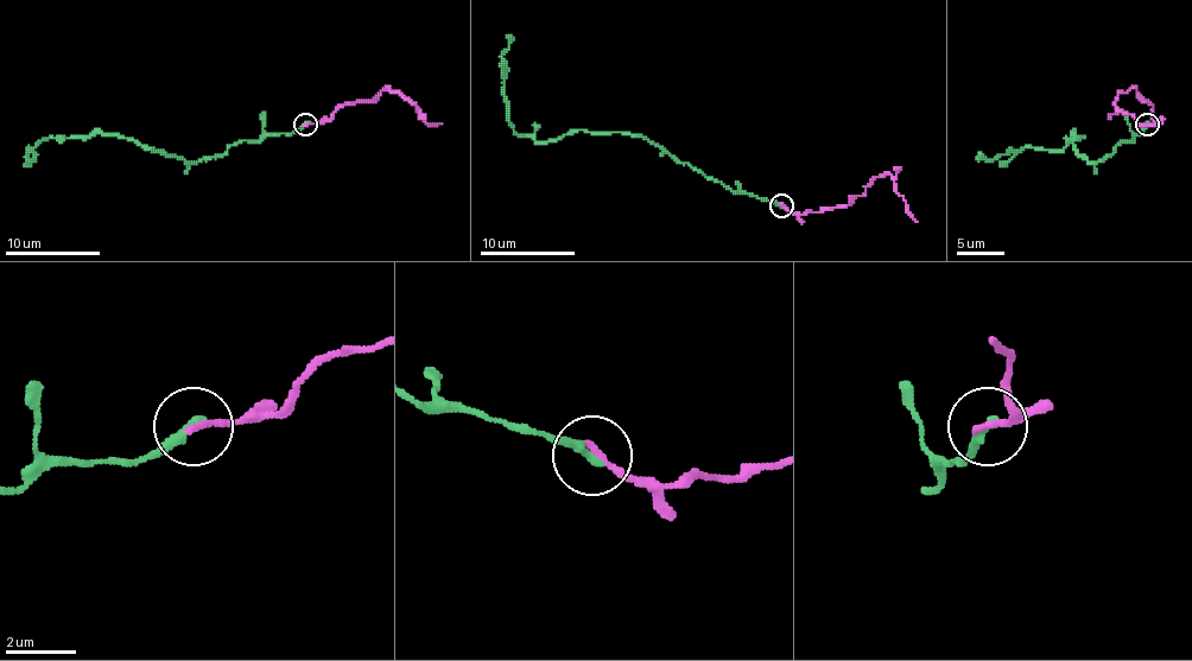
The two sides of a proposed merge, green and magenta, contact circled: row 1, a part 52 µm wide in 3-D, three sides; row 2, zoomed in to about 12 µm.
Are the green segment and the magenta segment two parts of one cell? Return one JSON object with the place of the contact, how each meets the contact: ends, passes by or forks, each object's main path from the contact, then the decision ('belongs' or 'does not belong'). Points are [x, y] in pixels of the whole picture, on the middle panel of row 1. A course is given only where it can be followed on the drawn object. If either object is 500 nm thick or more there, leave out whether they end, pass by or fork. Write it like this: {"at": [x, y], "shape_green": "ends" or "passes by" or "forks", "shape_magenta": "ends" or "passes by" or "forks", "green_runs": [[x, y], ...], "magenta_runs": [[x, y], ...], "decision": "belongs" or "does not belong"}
{"at": [781, 205], "shape_green": "ends", "shape_magenta": "ends", "green_runs": [[780, 205], [730, 191], [641, 137], [582, 129], [546, 141], [520, 137], [506, 120], [506, 35]], "magenta_runs": [[780, 205], [801, 215], [847, 208], [880, 177], [889, 175], [906, 210], [918, 222]], "decision": "belongs"}

